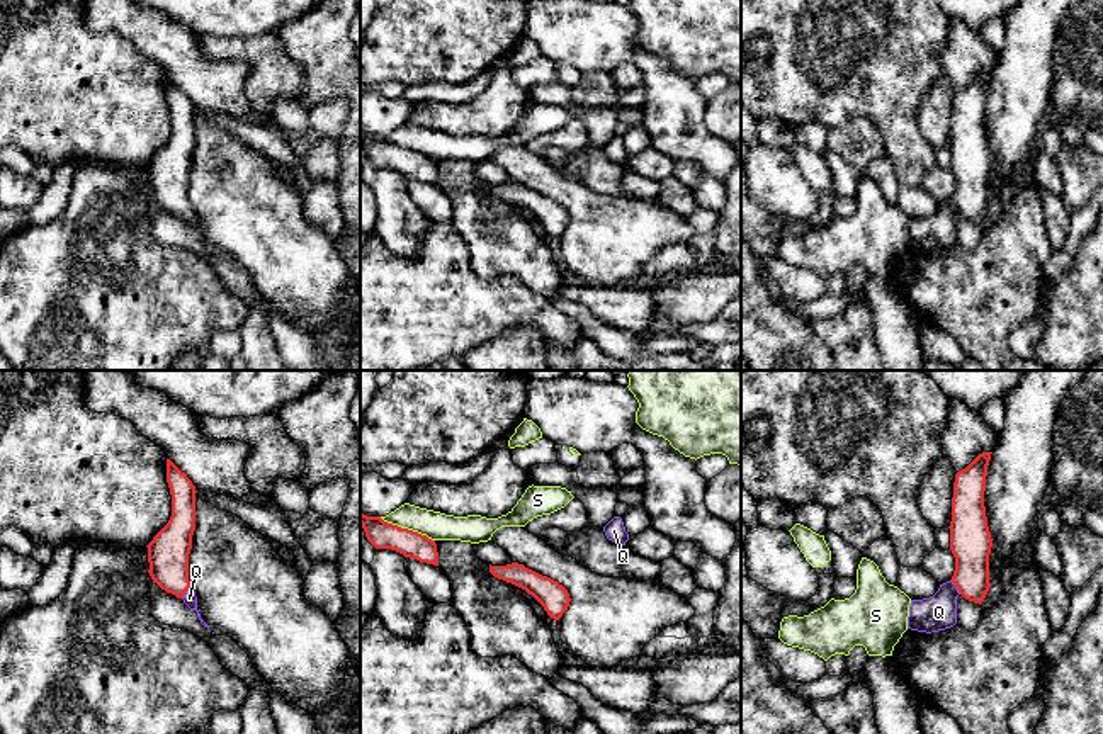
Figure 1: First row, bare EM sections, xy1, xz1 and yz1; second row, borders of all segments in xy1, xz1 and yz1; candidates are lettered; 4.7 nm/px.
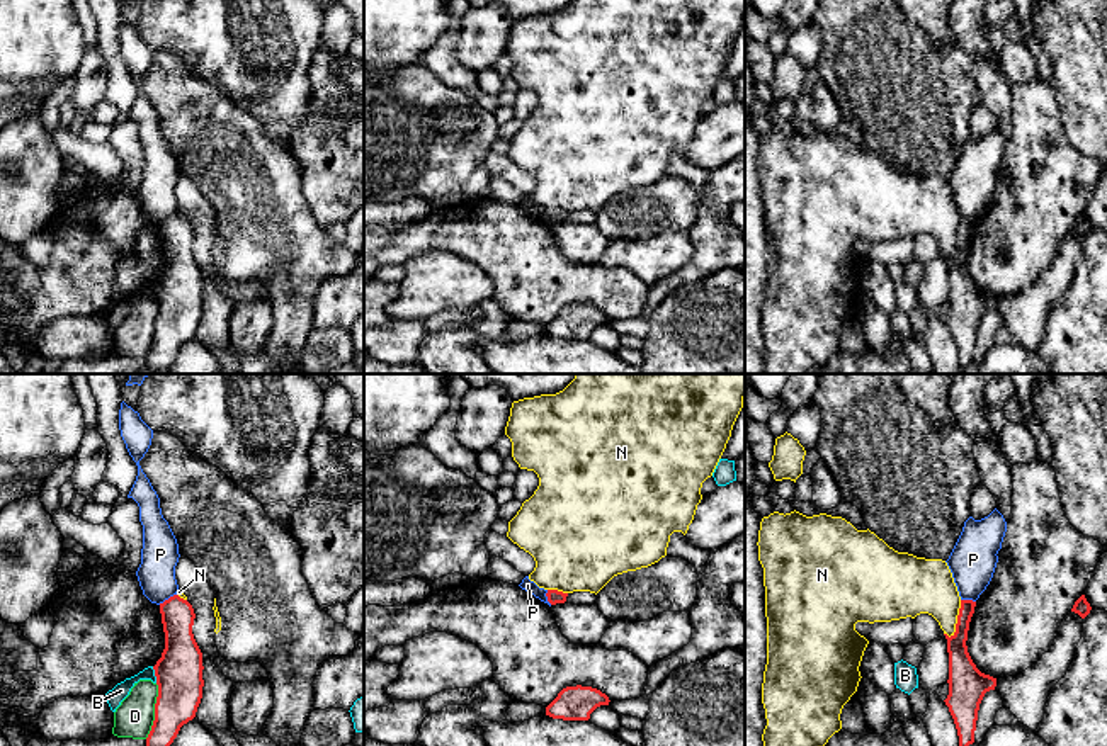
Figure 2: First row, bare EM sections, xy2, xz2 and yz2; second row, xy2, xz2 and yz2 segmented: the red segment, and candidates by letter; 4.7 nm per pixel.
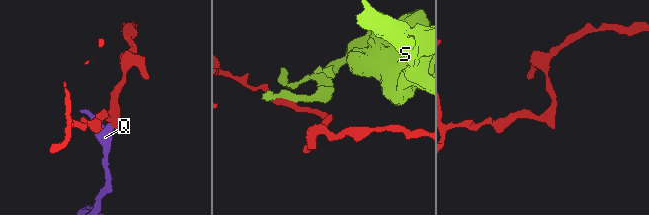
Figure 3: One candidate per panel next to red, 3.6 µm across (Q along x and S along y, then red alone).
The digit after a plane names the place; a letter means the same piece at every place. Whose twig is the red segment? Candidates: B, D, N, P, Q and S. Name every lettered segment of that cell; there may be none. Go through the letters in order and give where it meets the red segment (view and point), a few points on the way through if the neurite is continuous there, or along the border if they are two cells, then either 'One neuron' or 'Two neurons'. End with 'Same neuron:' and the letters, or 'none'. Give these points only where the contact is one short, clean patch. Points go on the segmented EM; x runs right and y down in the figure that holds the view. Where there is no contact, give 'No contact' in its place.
B: Touches red at xy2 (155, 675). Boundary: xy2 (152, 666), (157, 682). Two neurons
D: Touches red at xy2 (155, 711). Two neurons
N: Touches red at yz2 (958, 619). Boundary: yz2 (961, 600), (956, 631), (949, 638). Two neurons
P: Touches red at xy2 (169, 599). Boundary: xy2 (175, 593), (158, 604). Two neurons
Q: Touches red at yz1 (955, 585). Path across: yz1 (971, 542), (971, 570), (955, 585), (947, 593), (938, 612). One neuron
S: Touches red at xz1 (407, 529). Boundary: xz1 (379, 517), (425, 534), (434, 541). Two neurons
Same neuron: Q

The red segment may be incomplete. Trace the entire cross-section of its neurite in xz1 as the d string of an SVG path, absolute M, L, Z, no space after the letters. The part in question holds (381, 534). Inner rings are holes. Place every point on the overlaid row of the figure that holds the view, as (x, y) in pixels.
M362 511L360 525L376 549L391 549L404 557L438 566L437 544L427 535L387 523L381 517L367 517Z

